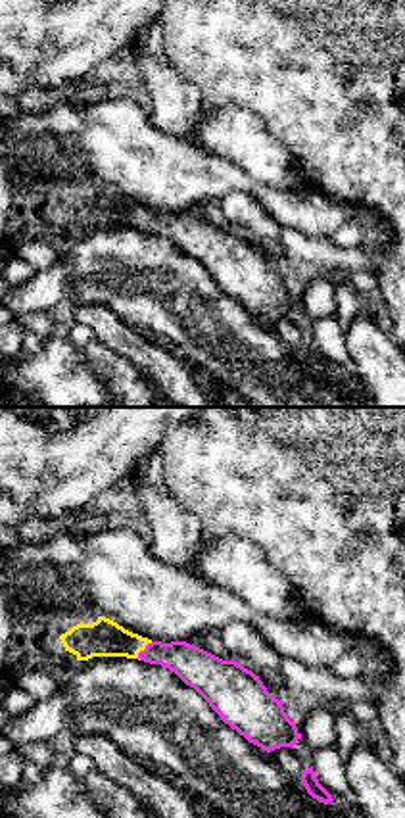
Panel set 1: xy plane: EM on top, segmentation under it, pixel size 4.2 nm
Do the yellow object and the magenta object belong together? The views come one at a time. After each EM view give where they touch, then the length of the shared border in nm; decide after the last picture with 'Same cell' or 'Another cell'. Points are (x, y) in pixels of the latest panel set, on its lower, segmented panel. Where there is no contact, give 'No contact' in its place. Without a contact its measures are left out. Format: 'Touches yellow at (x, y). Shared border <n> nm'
Touches yellow at (142, 649). Shared border 100 nm

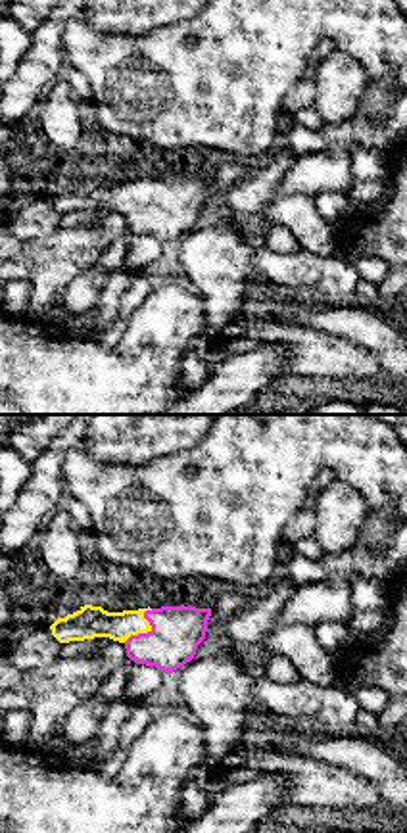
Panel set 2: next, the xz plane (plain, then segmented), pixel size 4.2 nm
Touches yellow at (148, 630). Shared border 190 nm

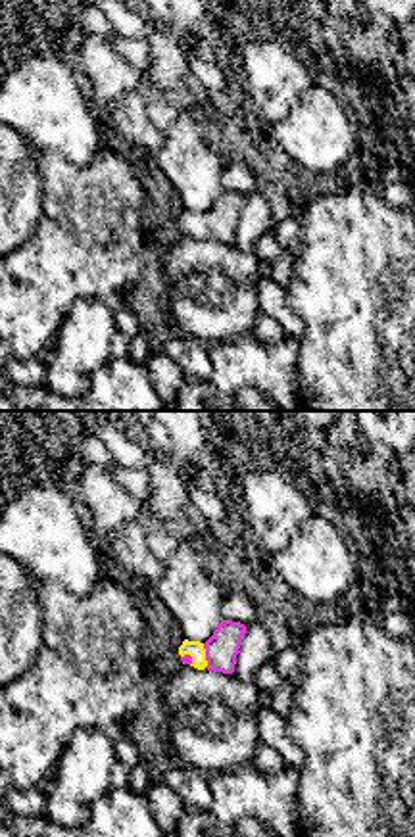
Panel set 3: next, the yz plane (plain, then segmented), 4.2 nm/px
Touches yellow at (204, 655). Shared border 110 nm

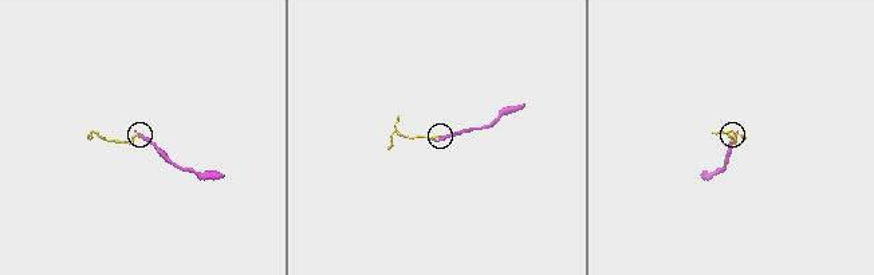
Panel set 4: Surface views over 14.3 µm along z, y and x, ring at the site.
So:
Same cell

